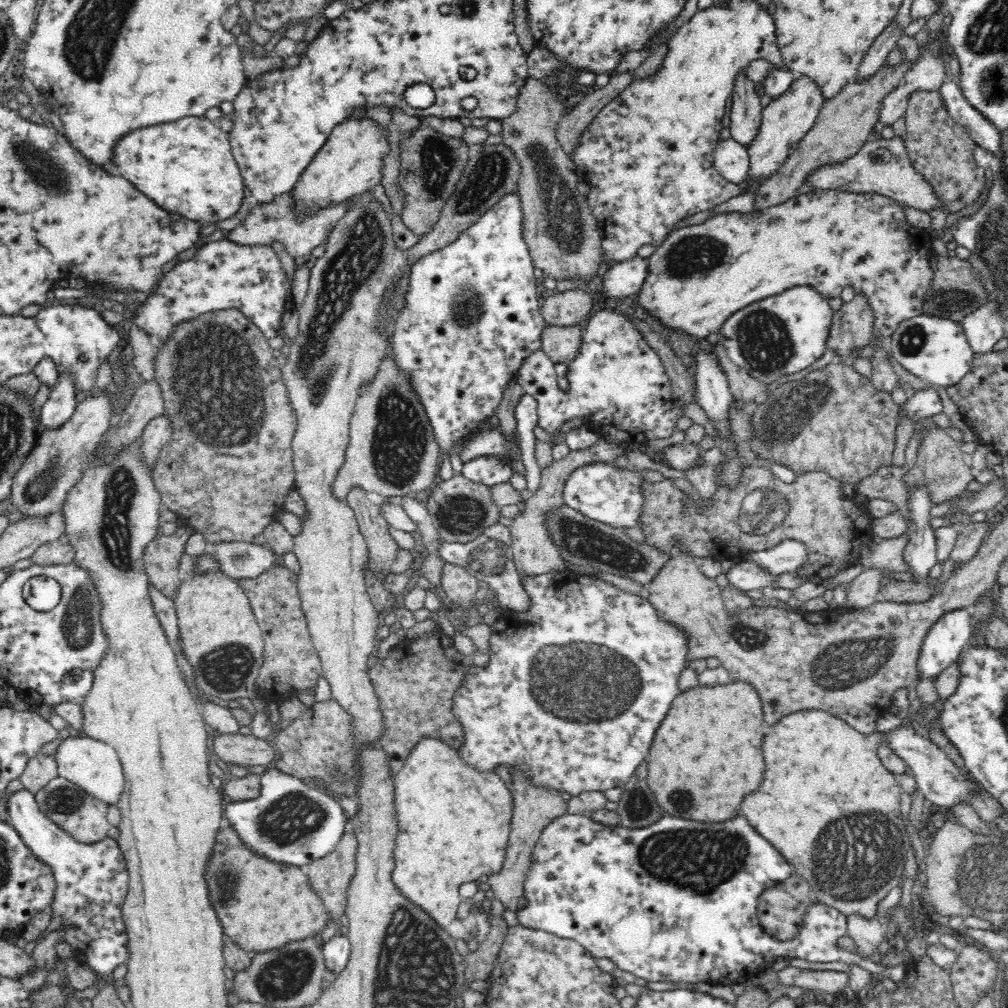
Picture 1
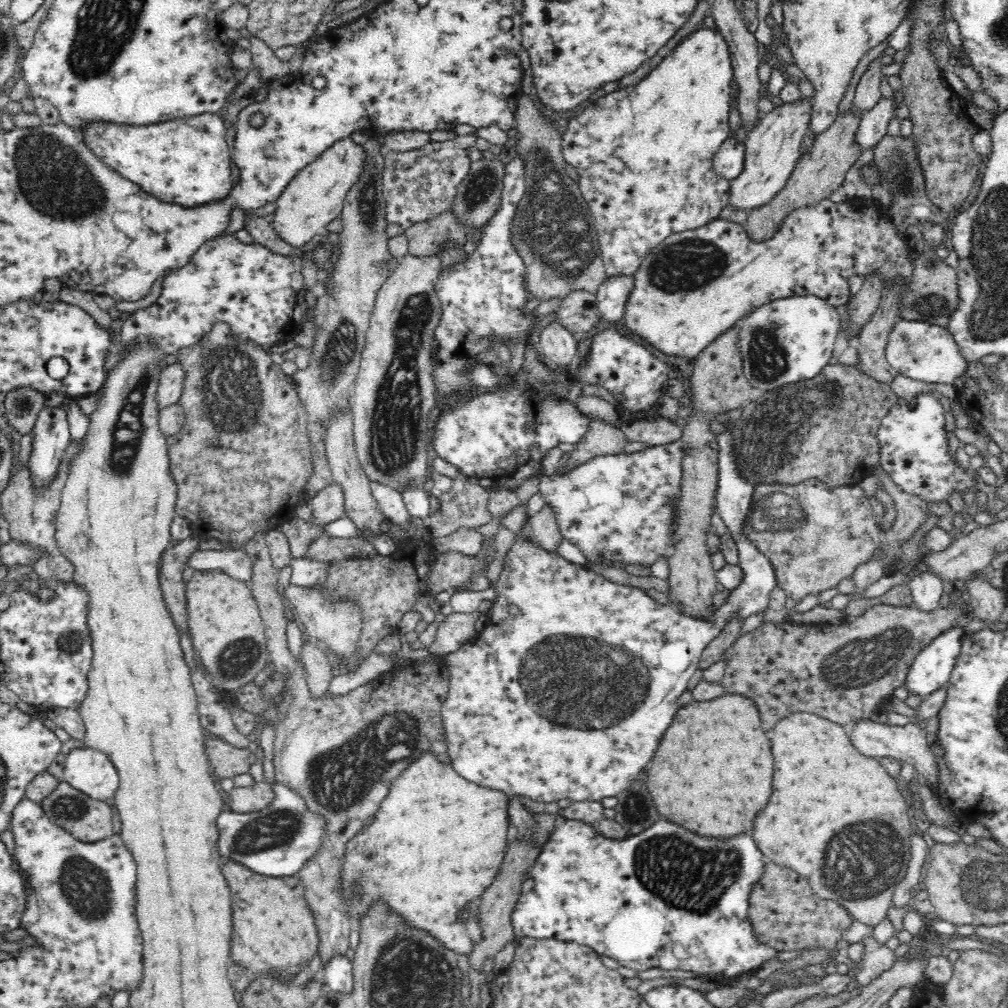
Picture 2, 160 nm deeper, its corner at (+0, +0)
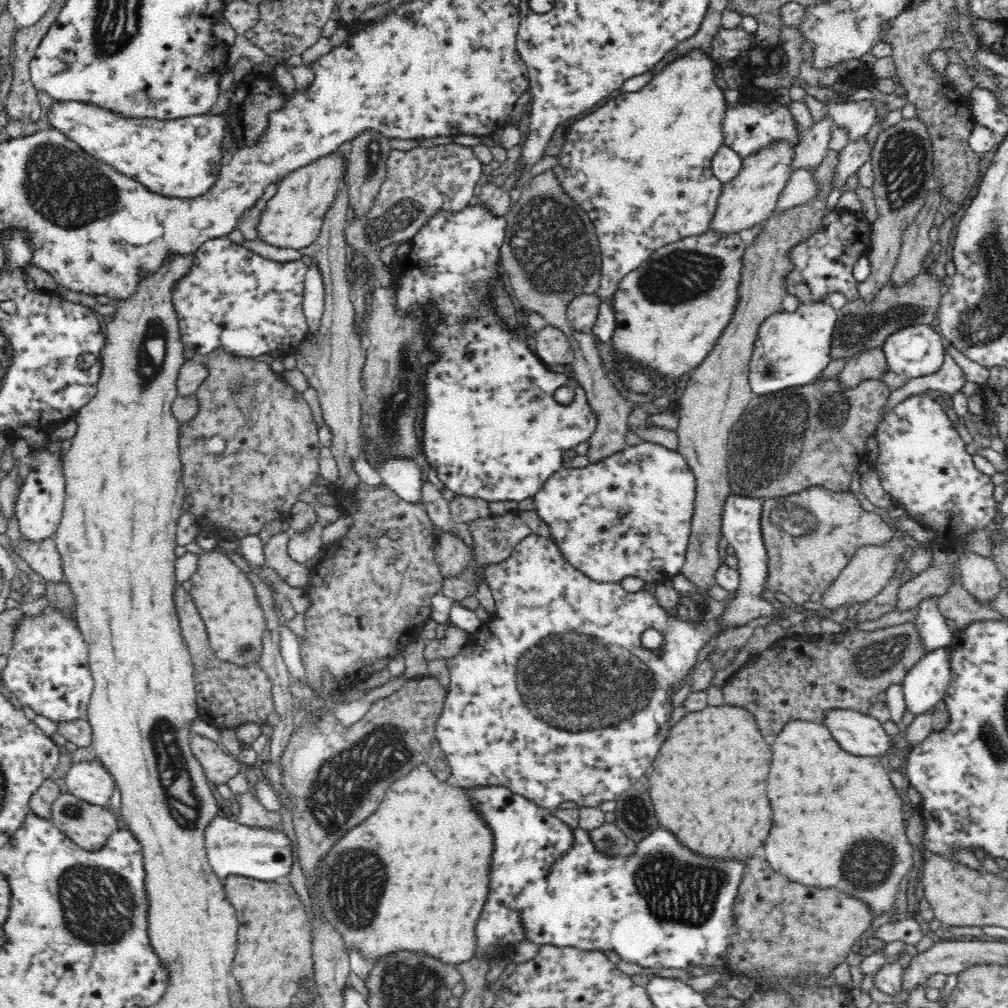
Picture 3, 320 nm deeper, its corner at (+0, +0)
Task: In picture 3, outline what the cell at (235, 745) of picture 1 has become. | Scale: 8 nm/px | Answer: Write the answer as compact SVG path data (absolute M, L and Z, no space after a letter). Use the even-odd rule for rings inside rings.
M194 735L190 738L192 750L210 782L220 785L227 784L228 780L240 772L240 762L236 757L228 754L228 751L210 738Z

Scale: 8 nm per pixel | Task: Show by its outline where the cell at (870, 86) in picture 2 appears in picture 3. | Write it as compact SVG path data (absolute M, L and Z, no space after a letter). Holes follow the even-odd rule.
M872 99L846 101L841 105L828 104L828 113L833 117L837 128L848 131L849 141L866 136L876 123L878 112Z

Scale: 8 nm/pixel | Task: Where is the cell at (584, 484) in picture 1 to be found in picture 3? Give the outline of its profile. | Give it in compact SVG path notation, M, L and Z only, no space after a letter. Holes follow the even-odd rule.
M641 441L596 464L558 469L536 492L533 504L539 518L549 526L551 540L564 557L588 577L597 582L620 583L628 576L635 576L651 585L665 583L679 574L689 543L694 497L695 479L689 474L684 457L677 450Z

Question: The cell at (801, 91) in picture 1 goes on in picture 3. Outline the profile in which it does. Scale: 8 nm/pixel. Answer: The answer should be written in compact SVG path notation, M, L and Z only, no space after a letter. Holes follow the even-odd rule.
M789 138L774 139L774 142L745 156L738 176L723 184L718 208L709 228L718 233L740 232L765 221L776 209L782 190L790 181L796 156L796 145Z

